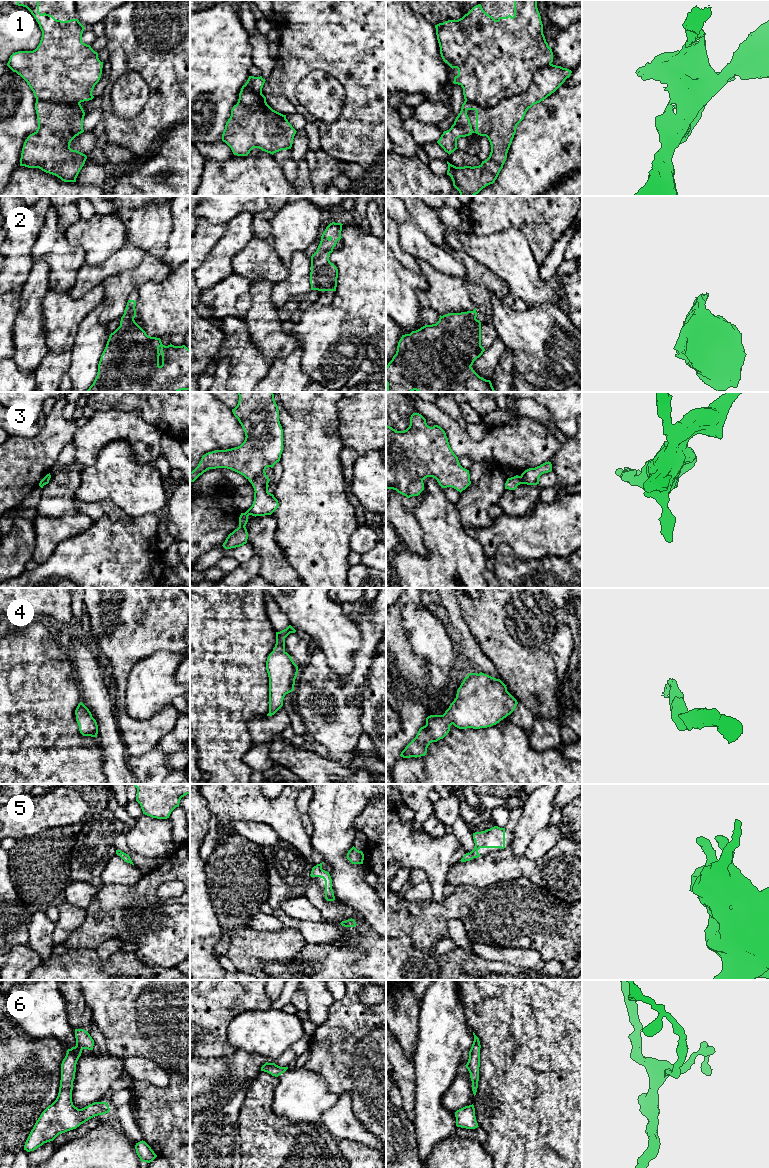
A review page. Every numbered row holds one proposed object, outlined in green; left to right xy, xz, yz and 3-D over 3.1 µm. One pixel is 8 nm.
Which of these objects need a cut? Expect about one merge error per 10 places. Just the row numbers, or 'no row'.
1, 3

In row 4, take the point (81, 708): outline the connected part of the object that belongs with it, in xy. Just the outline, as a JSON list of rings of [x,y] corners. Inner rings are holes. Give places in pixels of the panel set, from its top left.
[[[80,702],[75,710],[79,731],[83,736],[97,737],[98,725],[89,709]]]

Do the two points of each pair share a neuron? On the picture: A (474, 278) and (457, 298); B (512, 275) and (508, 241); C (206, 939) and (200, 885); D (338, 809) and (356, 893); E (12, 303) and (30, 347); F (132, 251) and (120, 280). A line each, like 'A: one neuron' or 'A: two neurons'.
A: two neurons
B: one neuron
C: one neuron
D: one neuron
E: two neurons
F: two neurons

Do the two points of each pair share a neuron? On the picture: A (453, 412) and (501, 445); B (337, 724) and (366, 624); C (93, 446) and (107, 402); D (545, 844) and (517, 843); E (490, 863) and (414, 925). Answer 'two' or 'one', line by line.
A: two
B: one
C: two
D: two
E: two

